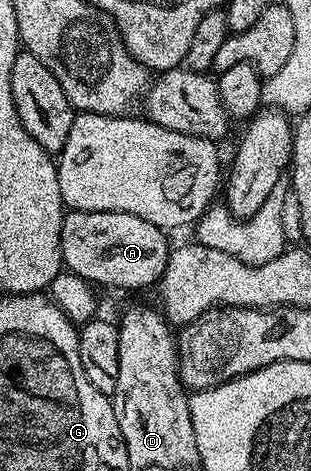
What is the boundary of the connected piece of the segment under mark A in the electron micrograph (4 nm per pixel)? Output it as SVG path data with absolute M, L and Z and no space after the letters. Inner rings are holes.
M68 210L64 213L62 234L60 235L60 258L67 271L81 276L93 285L105 284L108 288L144 288L147 284L155 285L166 270L170 243L165 229L138 218L138 214L121 212L77 212Z

